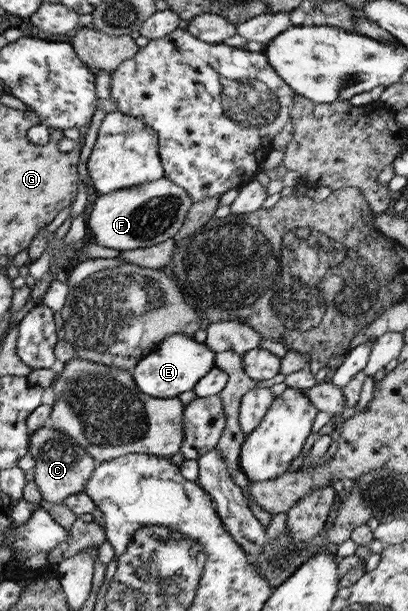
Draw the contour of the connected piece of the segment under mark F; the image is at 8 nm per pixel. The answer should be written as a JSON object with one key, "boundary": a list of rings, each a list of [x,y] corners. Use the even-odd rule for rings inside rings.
{"boundary":[[[164,175],[153,182],[96,195],[86,217],[88,231],[103,247],[120,251],[151,247],[173,238],[182,229],[194,202],[185,188]]]}

